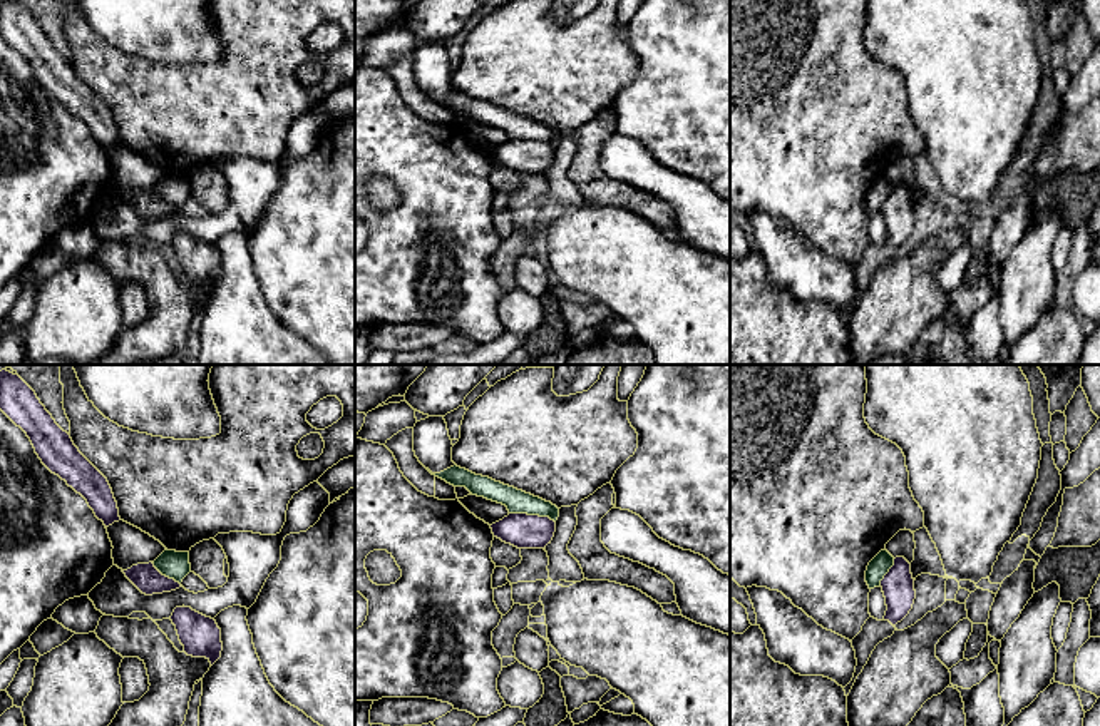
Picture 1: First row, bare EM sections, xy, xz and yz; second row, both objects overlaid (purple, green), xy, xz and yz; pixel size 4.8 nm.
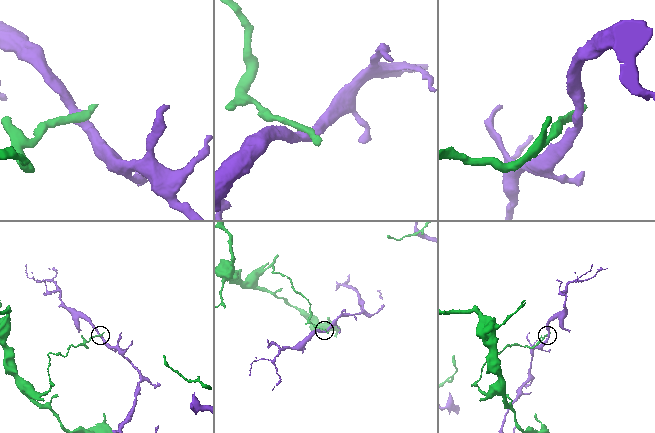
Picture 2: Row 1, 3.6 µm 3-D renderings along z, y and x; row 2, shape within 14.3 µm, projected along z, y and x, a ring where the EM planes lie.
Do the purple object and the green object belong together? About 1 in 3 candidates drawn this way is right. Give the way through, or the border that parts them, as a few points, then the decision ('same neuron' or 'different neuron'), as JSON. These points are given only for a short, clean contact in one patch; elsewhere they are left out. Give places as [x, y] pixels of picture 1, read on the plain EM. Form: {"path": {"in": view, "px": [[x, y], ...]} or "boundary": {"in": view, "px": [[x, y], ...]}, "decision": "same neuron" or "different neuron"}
{"decision": "different neuron"}

